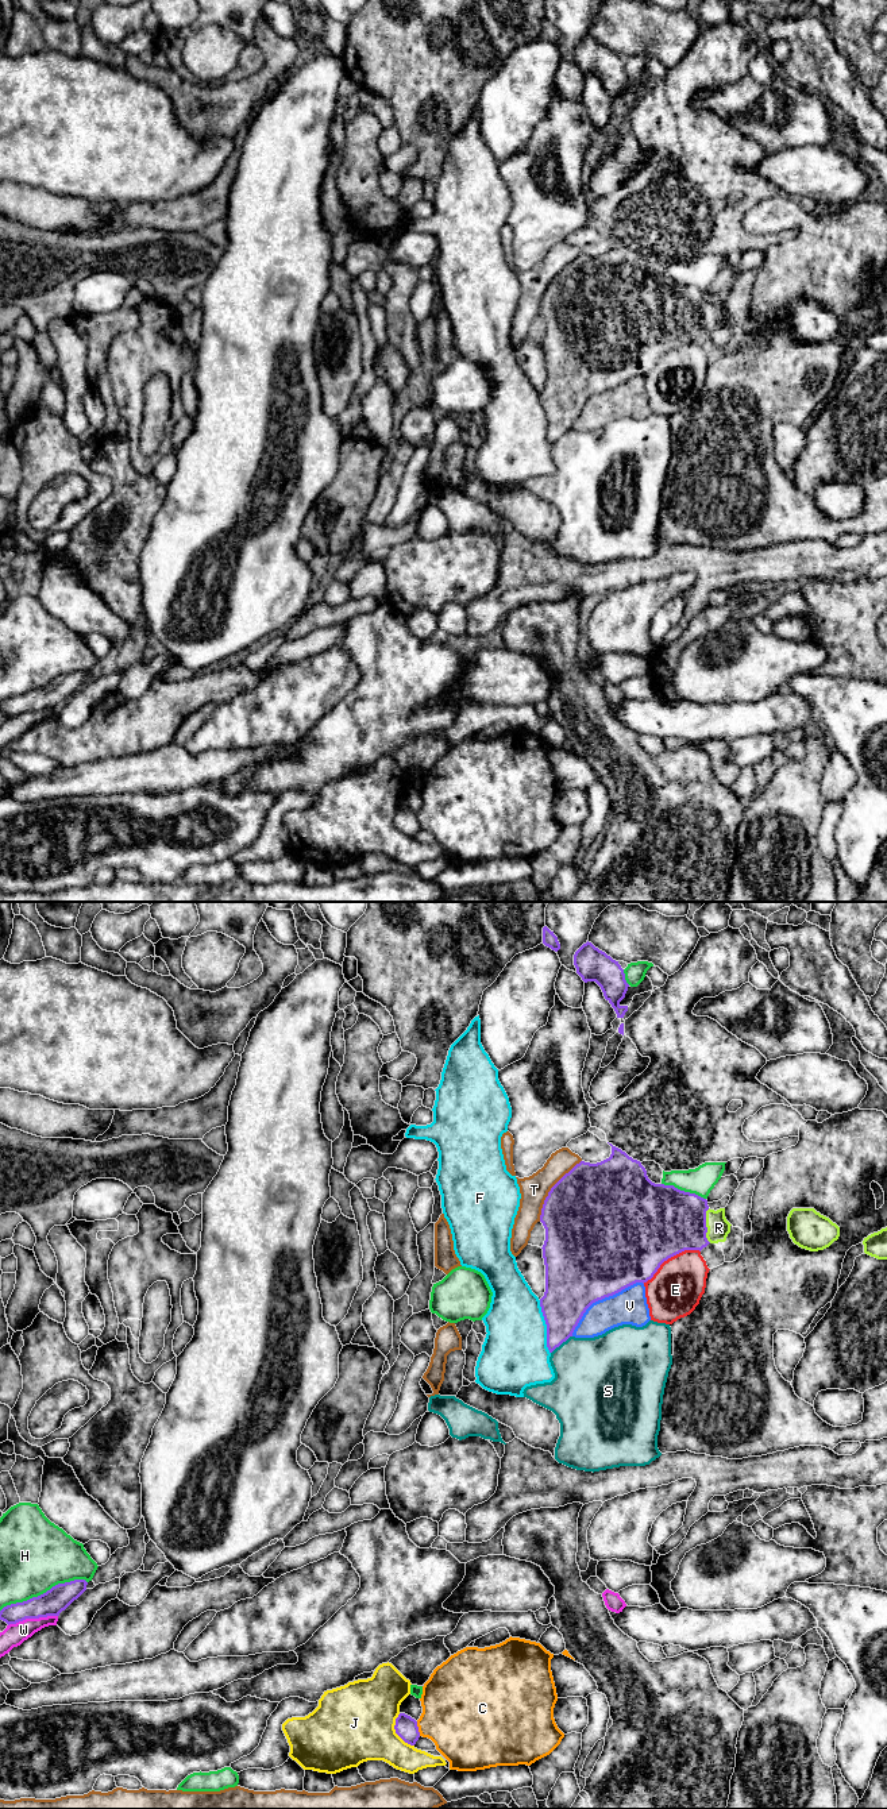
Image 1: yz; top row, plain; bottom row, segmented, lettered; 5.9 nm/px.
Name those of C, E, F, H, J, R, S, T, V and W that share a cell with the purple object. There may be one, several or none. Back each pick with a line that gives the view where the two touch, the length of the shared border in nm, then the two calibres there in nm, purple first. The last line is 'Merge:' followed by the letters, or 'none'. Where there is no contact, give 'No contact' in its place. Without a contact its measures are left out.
R: Touches purple in yz. Shared border 200 nm. Thickness 420 nm (purple) against 140 nm
Merge: R

